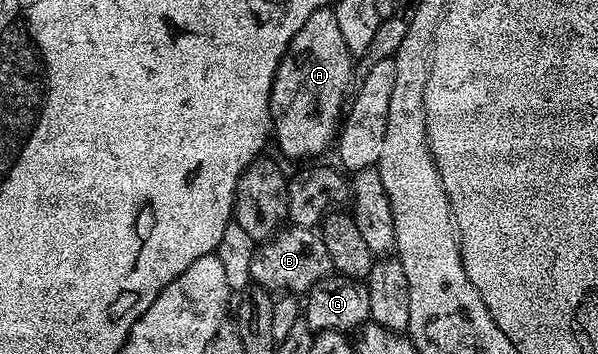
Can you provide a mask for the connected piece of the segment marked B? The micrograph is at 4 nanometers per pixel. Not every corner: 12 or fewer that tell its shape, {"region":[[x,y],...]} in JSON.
{"region":[[285,227],[261,243],[251,283],[311,293],[332,271],[321,233]]}

